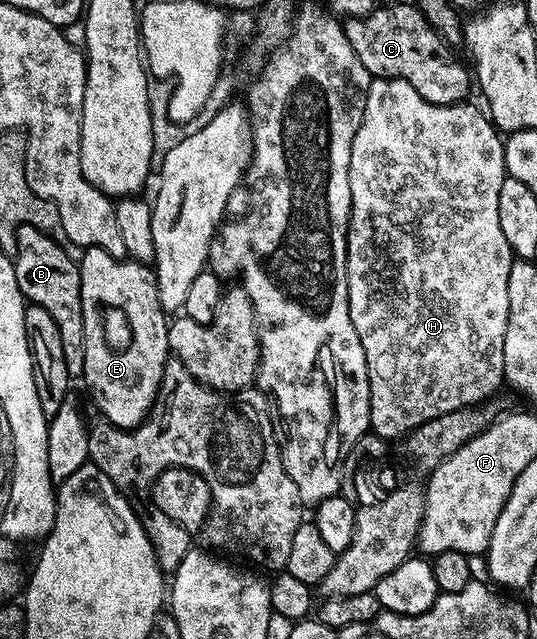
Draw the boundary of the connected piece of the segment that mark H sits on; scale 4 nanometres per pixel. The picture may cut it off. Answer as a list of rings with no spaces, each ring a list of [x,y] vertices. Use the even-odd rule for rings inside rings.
[[[374,77],[370,80],[369,90],[365,93],[365,110],[359,131],[355,131],[355,143],[351,143],[351,167],[349,178],[351,179],[351,215],[349,216],[349,236],[345,238],[345,270],[347,271],[347,291],[349,292],[349,314],[351,323],[355,327],[355,335],[359,335],[359,343],[363,345],[363,355],[367,363],[367,375],[369,376],[369,428],[372,432],[384,439],[404,438],[406,433],[415,427],[427,423],[444,413],[450,413],[456,409],[468,409],[476,406],[477,401],[489,397],[497,388],[503,385],[503,335],[505,334],[505,312],[507,311],[507,291],[505,290],[505,274],[507,262],[511,257],[511,250],[507,239],[503,239],[503,229],[499,227],[499,213],[497,211],[497,188],[501,186],[501,180],[506,177],[505,166],[502,164],[503,141],[492,121],[480,108],[469,105],[470,103],[458,103],[456,105],[432,105],[427,103],[417,94],[415,89],[403,79],[391,79],[390,77]]]

